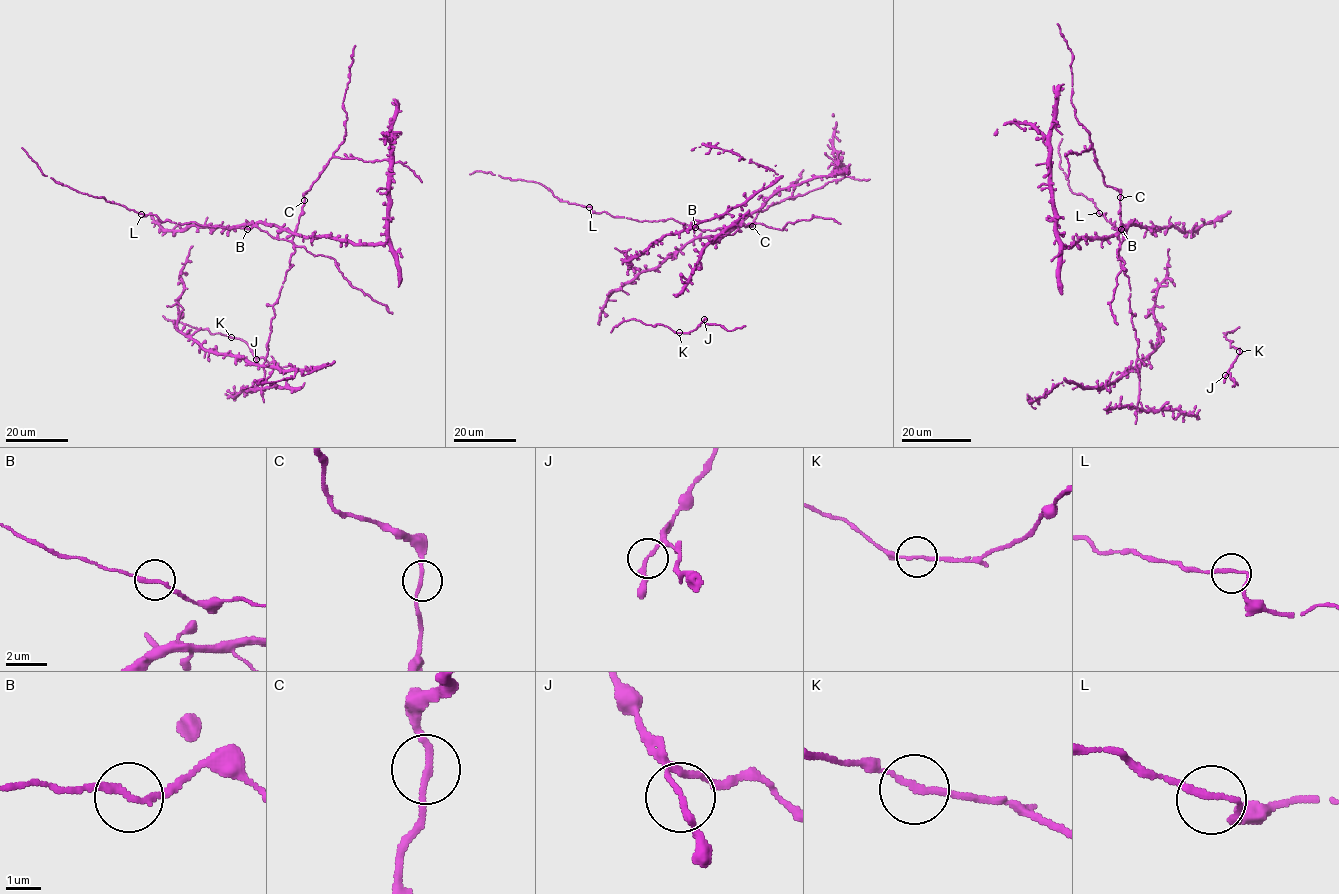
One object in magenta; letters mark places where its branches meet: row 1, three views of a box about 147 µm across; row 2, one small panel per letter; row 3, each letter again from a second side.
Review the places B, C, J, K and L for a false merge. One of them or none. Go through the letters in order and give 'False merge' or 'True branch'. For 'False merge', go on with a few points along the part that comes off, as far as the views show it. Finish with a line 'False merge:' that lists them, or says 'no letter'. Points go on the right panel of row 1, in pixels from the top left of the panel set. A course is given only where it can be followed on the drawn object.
B: True branch
C: True branch
J: True branch
K: True branch
L: True branch
False merge: no letter

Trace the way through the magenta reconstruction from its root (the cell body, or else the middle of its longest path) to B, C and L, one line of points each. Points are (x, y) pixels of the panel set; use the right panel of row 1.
B: (1130, 296), (1129, 278), (1120, 266), (1119, 245), (1126, 232), (1125, 227), (1121, 229)
C: (1130, 296), (1129, 278), (1120, 266), (1120, 197)
L: (1130, 296), (1129, 278), (1119, 256), (1125, 227), (1112, 229), (1115, 222), (1110, 223), (1105, 213), (1099, 213)

